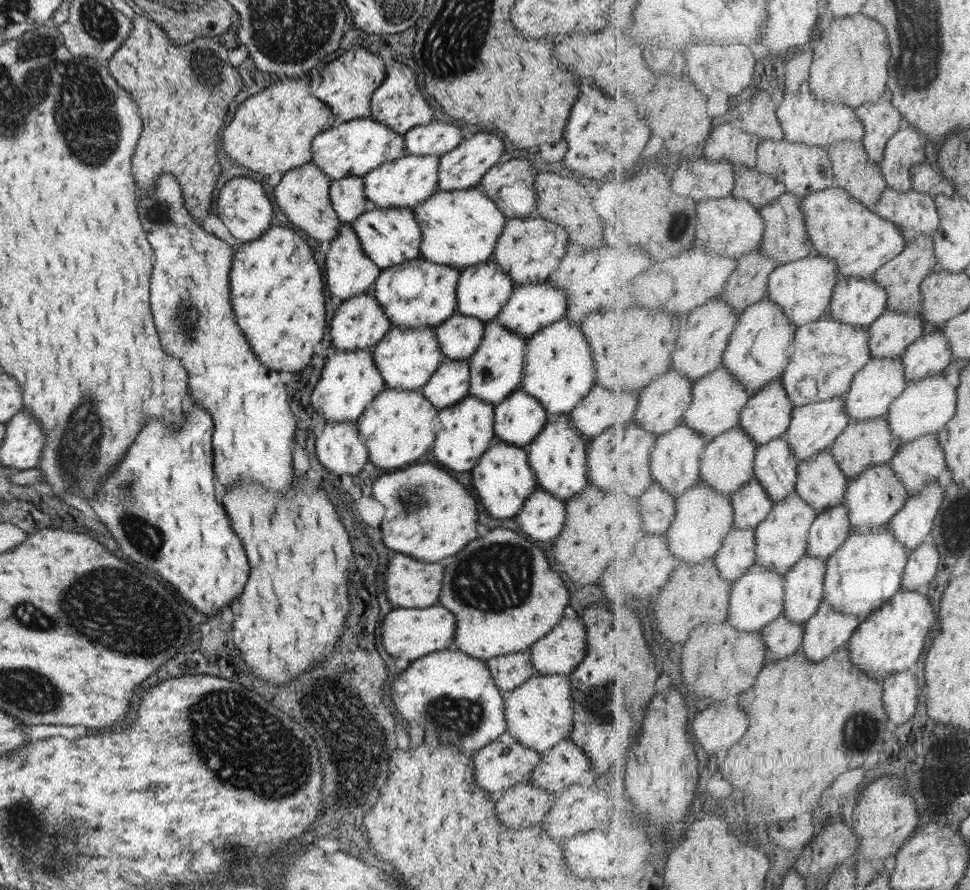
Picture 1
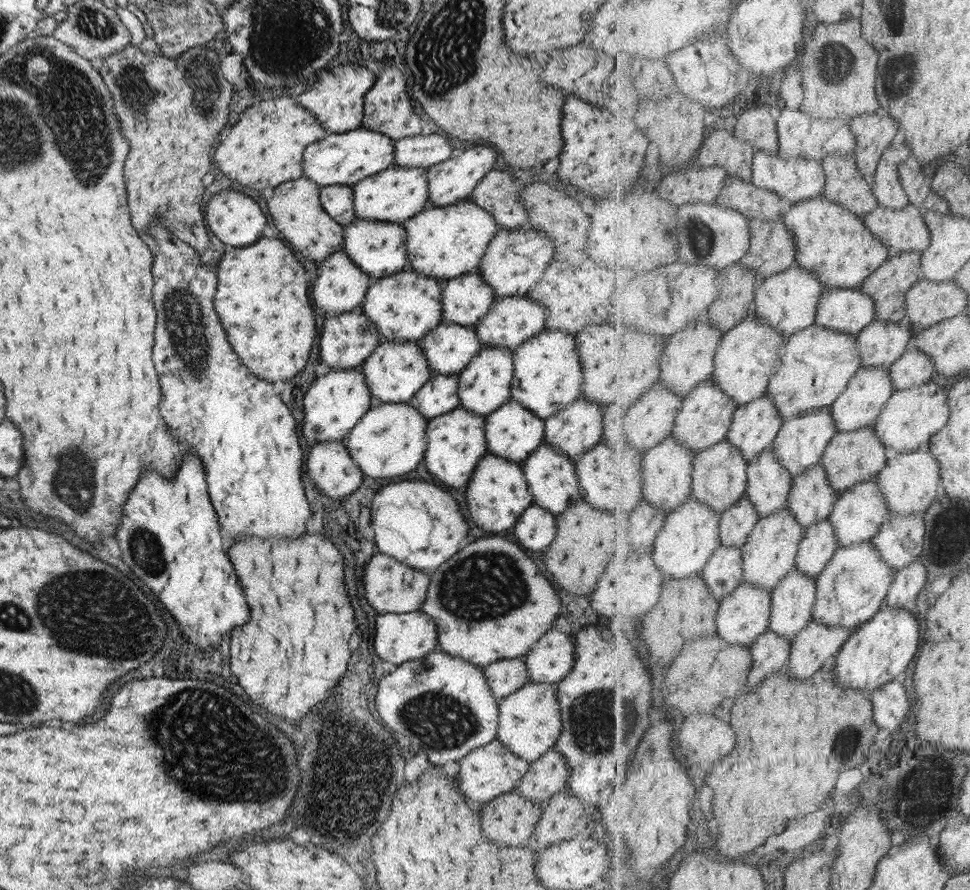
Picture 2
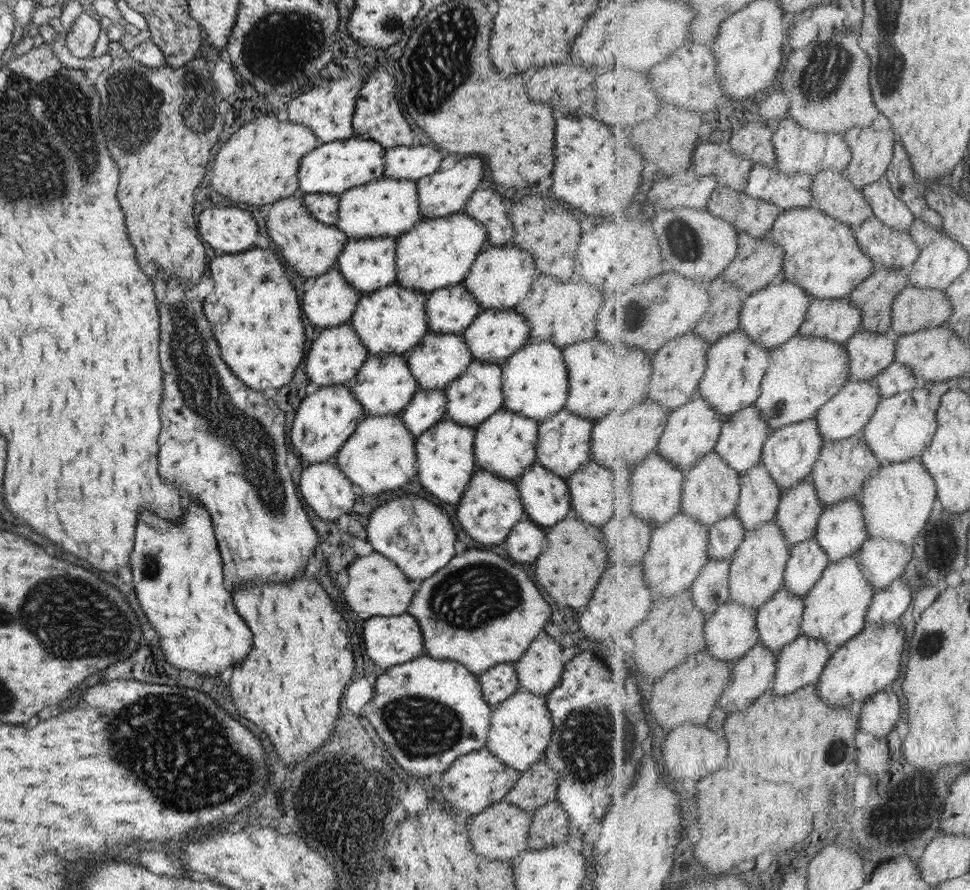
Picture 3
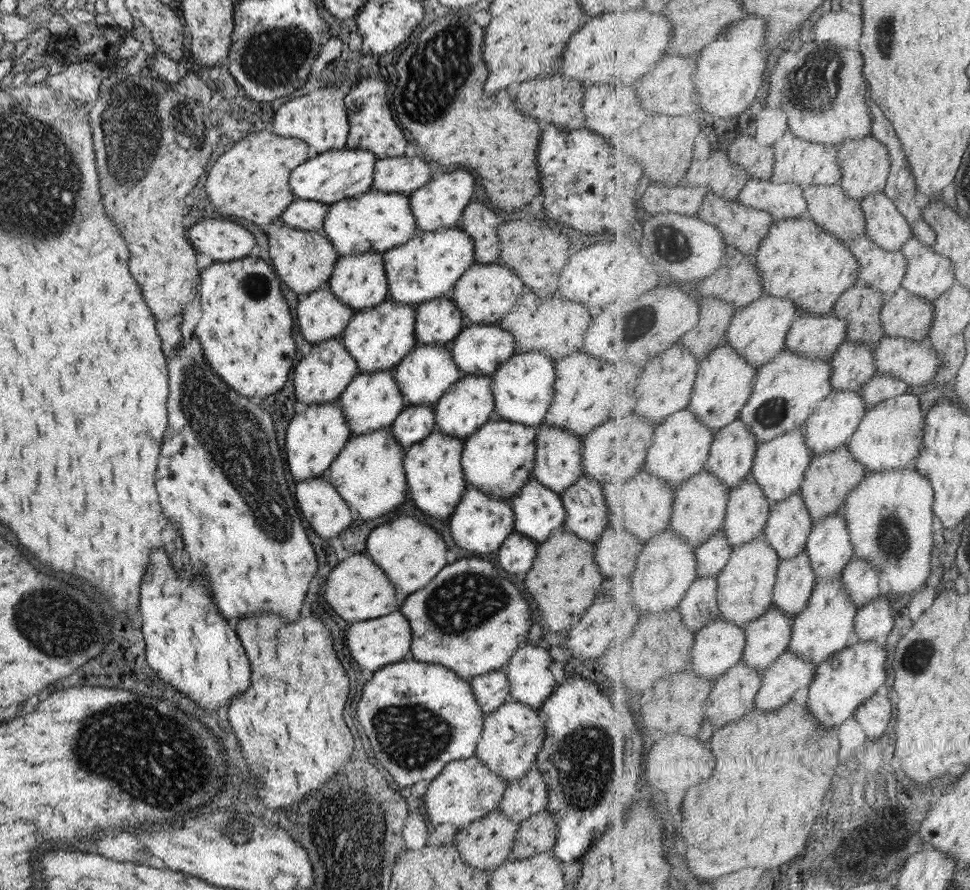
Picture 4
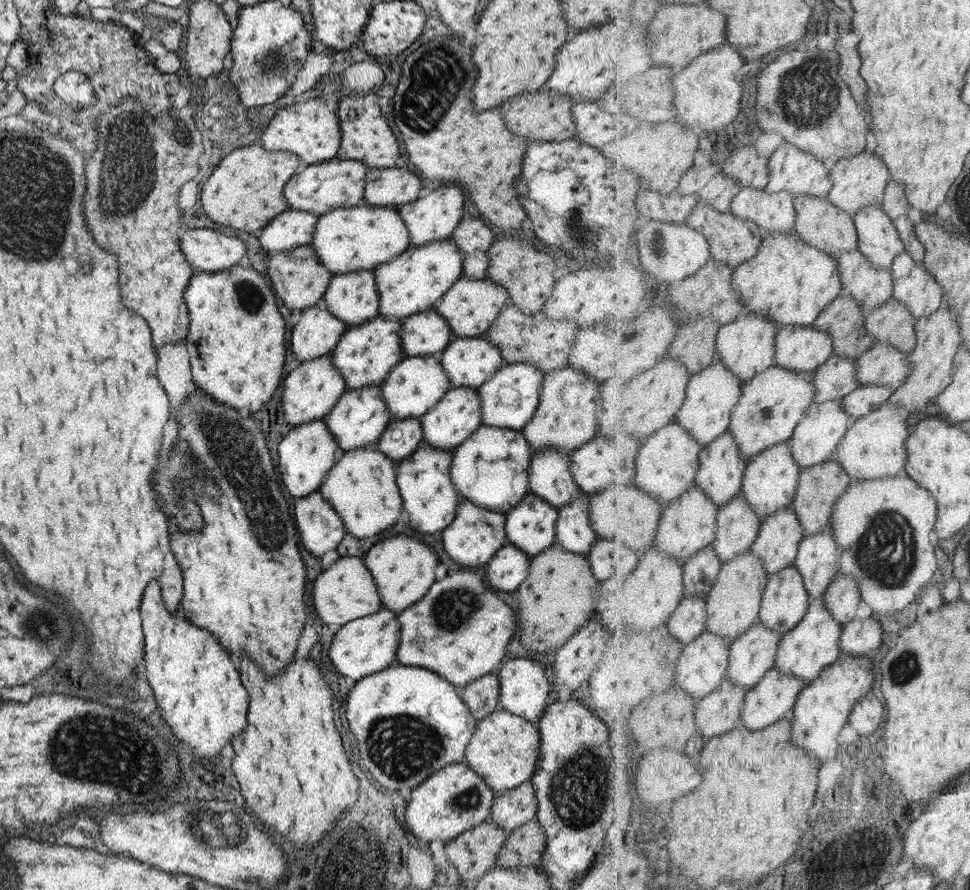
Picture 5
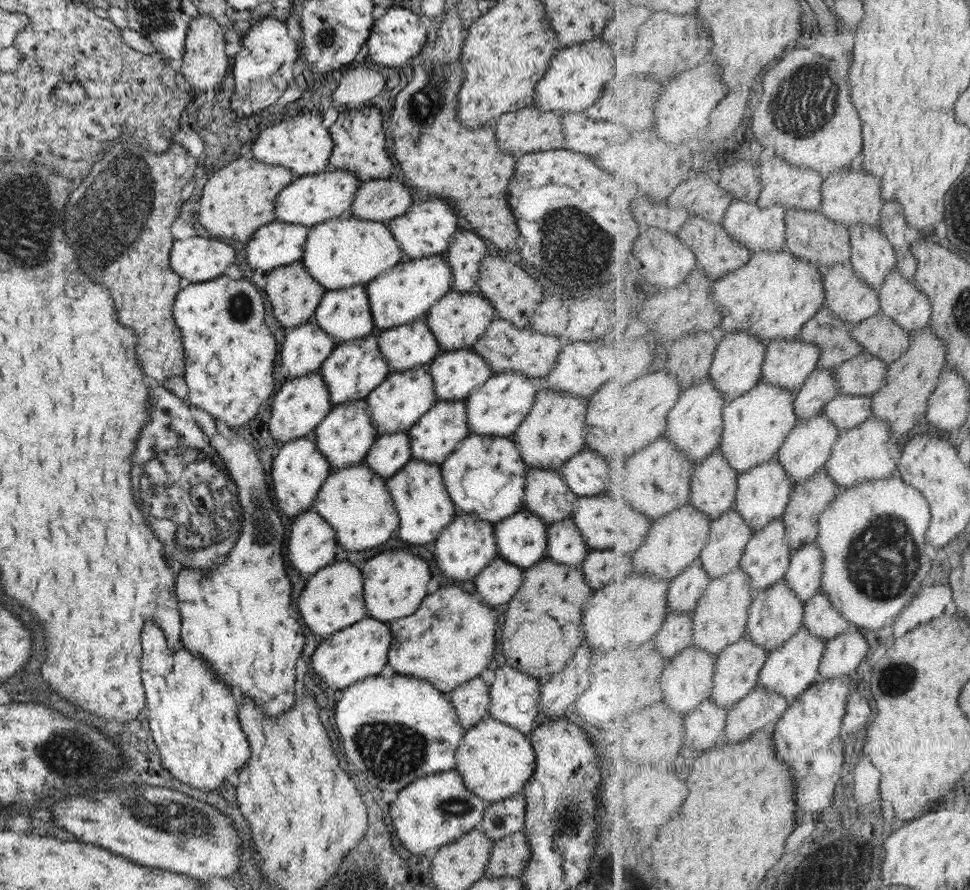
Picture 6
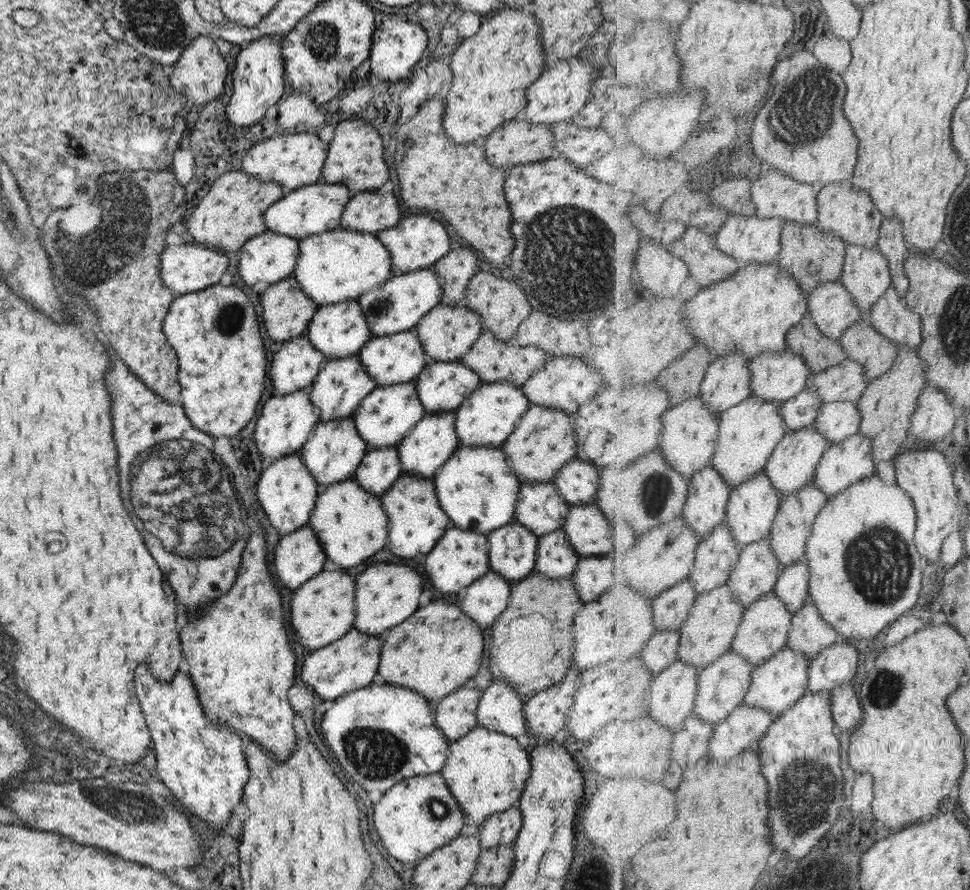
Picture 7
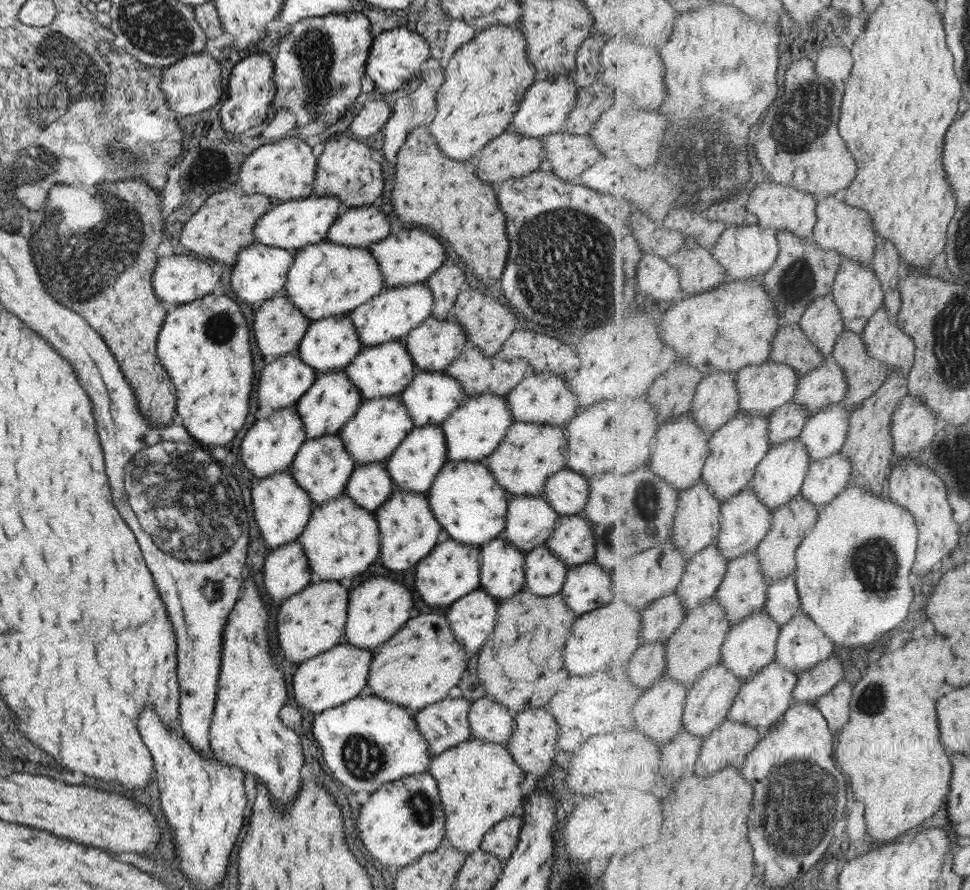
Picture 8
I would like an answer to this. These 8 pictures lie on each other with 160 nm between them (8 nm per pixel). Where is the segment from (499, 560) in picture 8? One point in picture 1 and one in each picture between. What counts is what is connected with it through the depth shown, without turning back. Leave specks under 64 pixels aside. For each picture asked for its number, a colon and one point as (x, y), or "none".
1: (557, 455)
2: (550, 475)
3: (544, 496)
4: (538, 512)
5: (529, 526)
6: (520, 538)
7: (511, 549)

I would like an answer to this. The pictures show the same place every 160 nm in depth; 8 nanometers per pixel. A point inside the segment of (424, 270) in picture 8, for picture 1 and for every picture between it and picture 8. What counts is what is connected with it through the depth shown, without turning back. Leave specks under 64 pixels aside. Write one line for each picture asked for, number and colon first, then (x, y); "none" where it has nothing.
1: (460, 168)
2: (453, 179)
3: (443, 193)
4: (439, 203)
5: (432, 218)
6: (427, 229)
7: (417, 242)

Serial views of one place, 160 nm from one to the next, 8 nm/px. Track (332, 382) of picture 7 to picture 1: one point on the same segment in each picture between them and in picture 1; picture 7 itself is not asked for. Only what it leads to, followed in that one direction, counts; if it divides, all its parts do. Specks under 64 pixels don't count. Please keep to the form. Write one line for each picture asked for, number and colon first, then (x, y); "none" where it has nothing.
1: (417, 293)
2: (404, 306)
3: (389, 322)
4: (377, 338)
5: (364, 354)
6: (352, 370)

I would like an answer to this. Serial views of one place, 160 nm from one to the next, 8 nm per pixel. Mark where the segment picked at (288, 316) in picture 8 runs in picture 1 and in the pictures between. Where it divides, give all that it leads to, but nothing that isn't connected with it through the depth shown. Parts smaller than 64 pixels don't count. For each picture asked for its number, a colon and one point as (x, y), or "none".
1: (301, 194)
2: (295, 210)
3: (310, 247)
4: (303, 261)
5: (297, 277)
6: (293, 295)
7: (286, 311)

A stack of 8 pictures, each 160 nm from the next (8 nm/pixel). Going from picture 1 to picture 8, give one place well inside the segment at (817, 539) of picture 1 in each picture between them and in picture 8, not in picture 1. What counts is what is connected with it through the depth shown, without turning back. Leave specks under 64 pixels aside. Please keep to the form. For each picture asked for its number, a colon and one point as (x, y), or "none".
2: (820, 543)
3: (809, 559)
4: (796, 581)
5: (786, 600)
6: (777, 613)
7: (765, 629)
8: (751, 645)

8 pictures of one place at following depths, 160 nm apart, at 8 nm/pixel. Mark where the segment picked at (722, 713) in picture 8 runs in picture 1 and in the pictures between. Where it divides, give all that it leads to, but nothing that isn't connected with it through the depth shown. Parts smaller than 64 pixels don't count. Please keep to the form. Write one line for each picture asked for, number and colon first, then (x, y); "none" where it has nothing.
1: (805, 582)
2: (794, 598)
3: (779, 621)
4: (768, 637)
5: (753, 654)
6: (738, 667)
7: (723, 686)

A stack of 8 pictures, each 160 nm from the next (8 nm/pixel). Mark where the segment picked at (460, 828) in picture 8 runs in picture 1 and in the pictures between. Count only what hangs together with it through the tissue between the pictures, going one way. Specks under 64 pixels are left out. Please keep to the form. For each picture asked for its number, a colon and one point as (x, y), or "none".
1: (538, 713)
2: (529, 722)
3: (520, 727)
4: (512, 735)
5: (503, 749)
6: (495, 761)
7: (485, 771)

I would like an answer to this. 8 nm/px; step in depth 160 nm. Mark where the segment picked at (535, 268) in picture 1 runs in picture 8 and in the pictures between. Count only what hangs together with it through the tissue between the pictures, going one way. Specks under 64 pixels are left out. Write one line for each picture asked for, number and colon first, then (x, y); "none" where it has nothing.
2: (514, 260)
3: (500, 275)
4: (485, 292)
5: (469, 306)
6: (457, 319)
7: (446, 332)
8: (432, 344)

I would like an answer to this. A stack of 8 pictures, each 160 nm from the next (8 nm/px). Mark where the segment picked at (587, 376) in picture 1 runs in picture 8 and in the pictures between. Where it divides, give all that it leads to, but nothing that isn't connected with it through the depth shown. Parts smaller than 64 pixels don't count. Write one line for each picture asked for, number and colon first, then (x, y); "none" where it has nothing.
2: (546, 377)
3: (534, 379)
4: (522, 387)
5: (508, 398)
6: (495, 408)
7: (485, 417)
8: (472, 431)

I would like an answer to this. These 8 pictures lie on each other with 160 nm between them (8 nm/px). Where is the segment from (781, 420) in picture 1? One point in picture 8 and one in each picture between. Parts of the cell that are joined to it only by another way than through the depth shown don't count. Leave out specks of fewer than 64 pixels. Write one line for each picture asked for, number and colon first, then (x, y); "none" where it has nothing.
2: (756, 425)
3: (743, 437)
4: (733, 452)
5: (722, 465)
6: (714, 481)
7: (708, 498)
8: (697, 525)

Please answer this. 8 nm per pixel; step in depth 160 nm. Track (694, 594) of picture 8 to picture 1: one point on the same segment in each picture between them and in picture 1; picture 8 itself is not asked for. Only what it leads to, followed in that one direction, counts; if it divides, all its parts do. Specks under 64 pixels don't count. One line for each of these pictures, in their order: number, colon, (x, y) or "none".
1: (776, 466)
2: (769, 483)
3: (760, 499)
4: (748, 513)
5: (739, 525)
6: (730, 534)
7: (718, 553)

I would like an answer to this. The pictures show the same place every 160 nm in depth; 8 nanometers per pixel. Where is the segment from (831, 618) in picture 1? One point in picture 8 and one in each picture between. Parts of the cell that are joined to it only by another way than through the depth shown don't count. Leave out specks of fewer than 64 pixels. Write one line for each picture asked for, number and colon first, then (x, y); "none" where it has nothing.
2: (818, 646)
3: (800, 663)
4: (790, 676)
5: (774, 698)
6: (760, 710)
7: (747, 725)
8: (728, 745)

